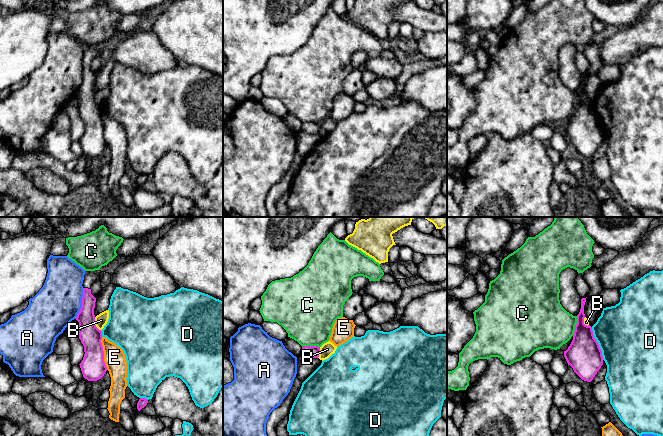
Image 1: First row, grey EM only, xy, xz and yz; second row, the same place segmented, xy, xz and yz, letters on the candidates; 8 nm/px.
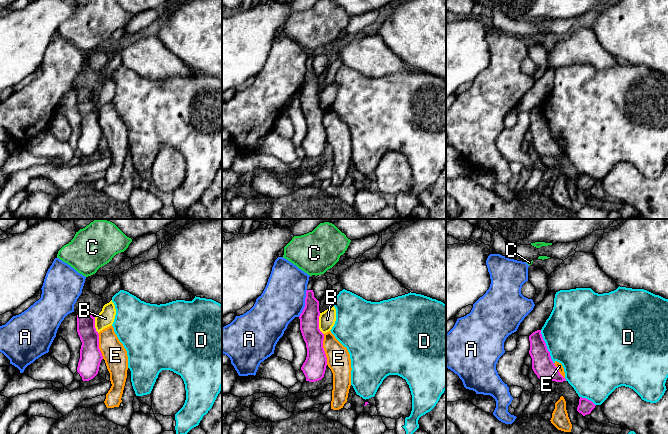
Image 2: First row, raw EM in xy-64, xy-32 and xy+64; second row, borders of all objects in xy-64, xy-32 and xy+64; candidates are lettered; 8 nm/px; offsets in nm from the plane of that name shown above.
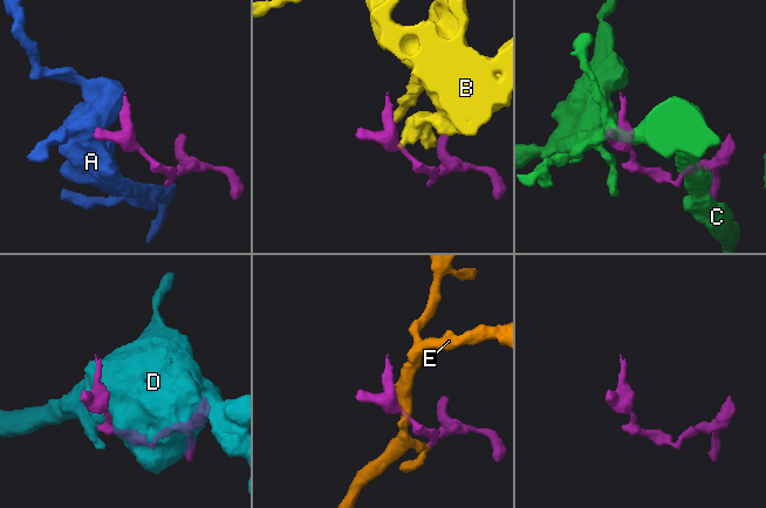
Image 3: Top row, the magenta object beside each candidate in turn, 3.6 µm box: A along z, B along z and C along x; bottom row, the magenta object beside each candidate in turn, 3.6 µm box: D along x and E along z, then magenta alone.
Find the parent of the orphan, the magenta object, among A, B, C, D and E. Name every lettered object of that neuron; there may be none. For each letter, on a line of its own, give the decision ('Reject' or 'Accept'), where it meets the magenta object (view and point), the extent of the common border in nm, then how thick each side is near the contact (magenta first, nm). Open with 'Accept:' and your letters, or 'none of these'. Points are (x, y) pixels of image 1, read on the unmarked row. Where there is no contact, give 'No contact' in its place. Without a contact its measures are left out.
Accept: none of these
A: Reject. Touches magenta at xy (82, 79). Shared border 260 nm. Thickness 160 nm (magenta) against 360 nm
B: Reject. Touches magenta at xy (94, 100). Shared border 120 nm. Thickness 170 nm (magenta) against 100 nm
C: Reject. Touches magenta at yz (575, 102). Shared border 170 nm. Thickness 280 nm (magenta) against 400 nm
D: Reject. Touches magenta at yz (597, 119). Shared border 280 nm. Thickness 280 nm (magenta) against 480 nm
E: Reject. Touches magenta at xy (103, 129). Shared border 260 nm. Thickness 200 nm (magenta) against 170 nm

